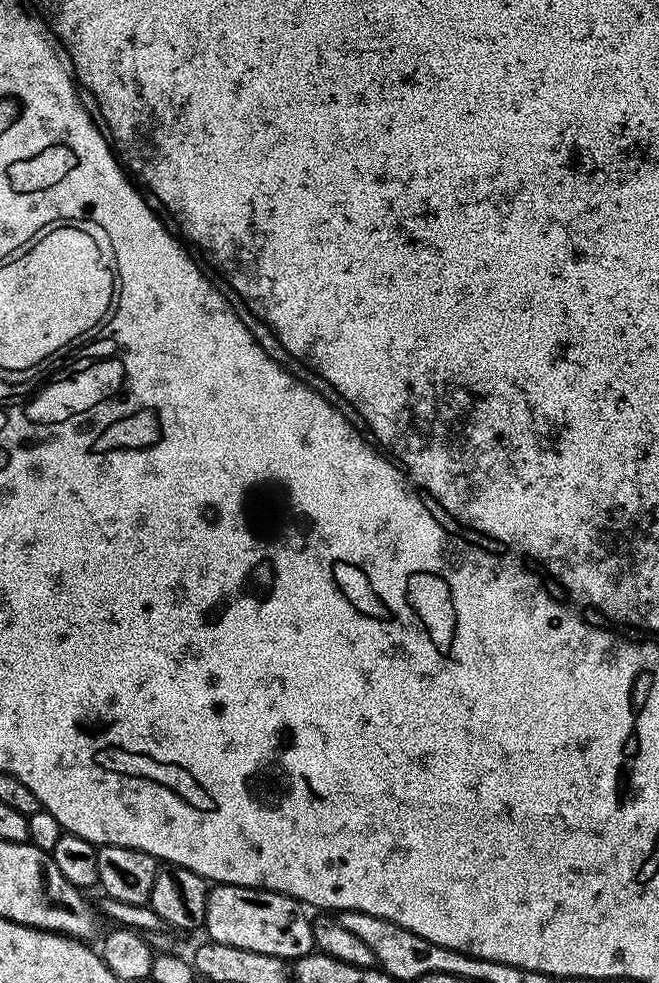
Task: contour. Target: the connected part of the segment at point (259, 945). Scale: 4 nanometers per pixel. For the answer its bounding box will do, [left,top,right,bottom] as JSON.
[203,884,316,962]

